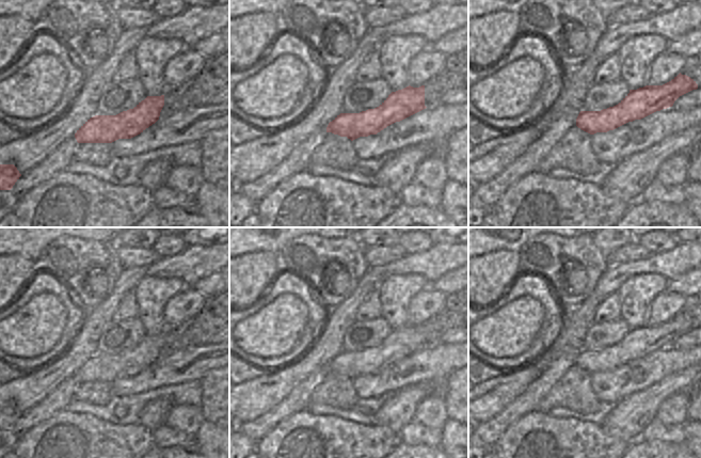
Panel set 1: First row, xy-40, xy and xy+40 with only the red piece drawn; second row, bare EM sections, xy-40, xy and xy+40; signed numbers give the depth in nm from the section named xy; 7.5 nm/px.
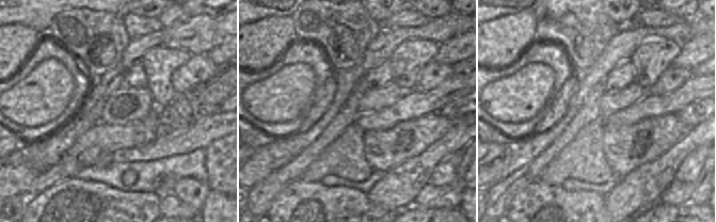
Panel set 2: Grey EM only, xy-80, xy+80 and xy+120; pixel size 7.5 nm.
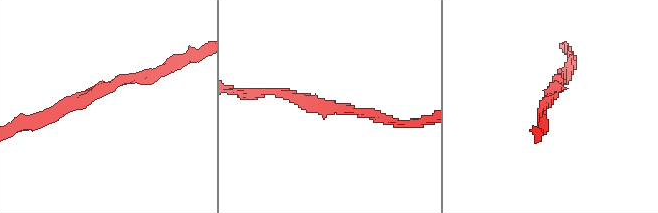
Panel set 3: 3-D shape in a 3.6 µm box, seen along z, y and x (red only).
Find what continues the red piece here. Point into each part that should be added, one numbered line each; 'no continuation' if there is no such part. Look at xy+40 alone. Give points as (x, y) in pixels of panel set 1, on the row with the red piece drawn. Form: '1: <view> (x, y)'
1: xy+40 (614, 146)

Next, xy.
1: xy (433, 124)

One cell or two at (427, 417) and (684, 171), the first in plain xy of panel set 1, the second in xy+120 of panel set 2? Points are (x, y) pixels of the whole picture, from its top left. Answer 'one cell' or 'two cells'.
one cell

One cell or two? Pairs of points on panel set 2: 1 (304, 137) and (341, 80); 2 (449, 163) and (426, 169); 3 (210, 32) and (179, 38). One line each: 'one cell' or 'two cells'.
1: one cell
2: two cells
3: one cell

